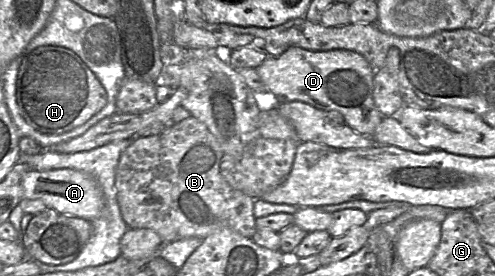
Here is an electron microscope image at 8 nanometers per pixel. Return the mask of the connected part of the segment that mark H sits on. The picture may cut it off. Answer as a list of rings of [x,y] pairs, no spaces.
[[[54,45],[35,48],[21,62],[16,79],[16,100],[25,121],[35,130],[50,135],[68,132],[99,112],[107,103],[107,93],[96,75],[72,50]]]

